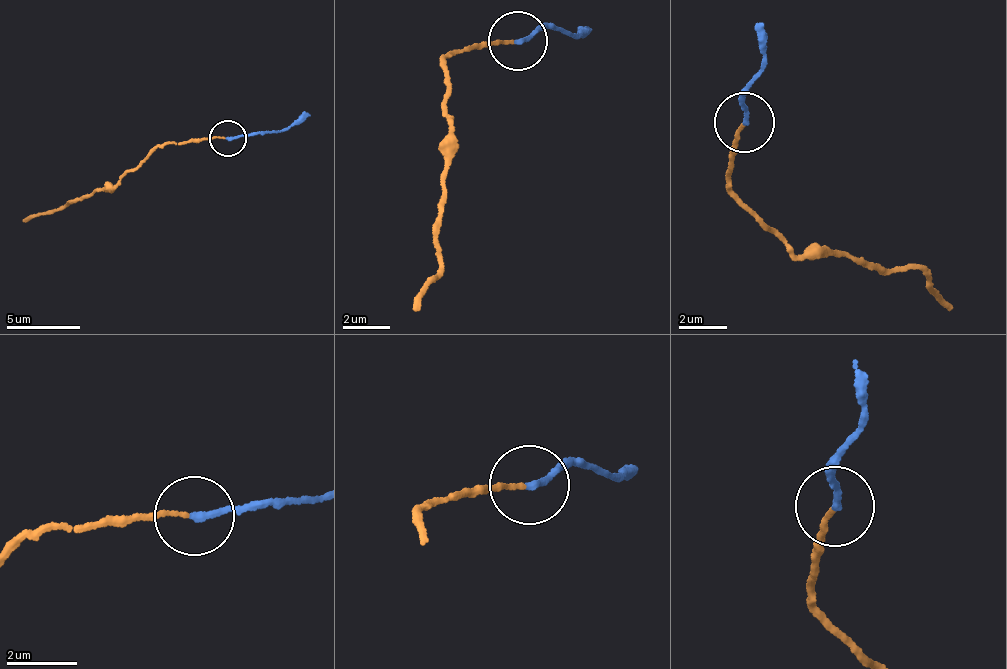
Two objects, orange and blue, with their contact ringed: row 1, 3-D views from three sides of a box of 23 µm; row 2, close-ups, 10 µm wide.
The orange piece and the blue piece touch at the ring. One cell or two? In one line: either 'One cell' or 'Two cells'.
One cell

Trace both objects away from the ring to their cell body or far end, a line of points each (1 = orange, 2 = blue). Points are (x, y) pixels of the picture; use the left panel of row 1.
1: (225, 139), (170, 141), (126, 171), (115, 188), (95, 190), (22, 222)
2: (228, 139), (286, 131), (309, 113)

